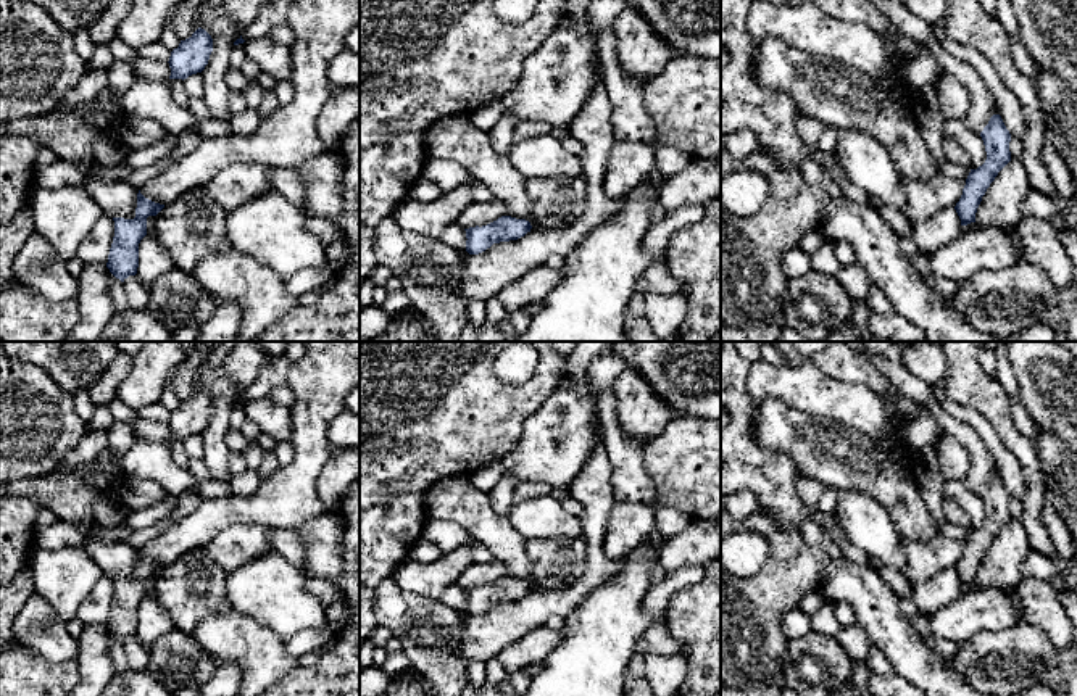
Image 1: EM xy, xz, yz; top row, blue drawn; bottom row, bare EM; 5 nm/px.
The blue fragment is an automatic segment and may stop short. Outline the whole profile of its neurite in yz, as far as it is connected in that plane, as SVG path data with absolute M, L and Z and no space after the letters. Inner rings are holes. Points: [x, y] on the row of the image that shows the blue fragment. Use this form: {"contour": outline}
{"contour": "M993 114L980 132L985 145L987 160L977 169L971 169L963 195L954 209L961 219L961 226L975 222L975 213L990 184L998 172L1011 161L1009 142L1011 134L1000 114Z"}

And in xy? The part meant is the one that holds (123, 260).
{"contour": "M139 190L135 218L113 218L114 237L106 267L121 282L124 282L129 276L137 274L139 243L147 235L147 218L156 216L163 208L164 205L145 198Z"}

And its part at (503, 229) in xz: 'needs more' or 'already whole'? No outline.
already whole

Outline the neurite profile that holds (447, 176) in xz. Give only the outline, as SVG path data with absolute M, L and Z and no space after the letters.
M430 156L424 163L422 177L434 182L443 193L450 193L471 180L466 169L459 164Z

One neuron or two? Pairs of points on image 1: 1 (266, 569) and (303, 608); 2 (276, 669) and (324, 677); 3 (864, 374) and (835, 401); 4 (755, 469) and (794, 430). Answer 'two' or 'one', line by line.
1: one
2: two
3: two
4: two

